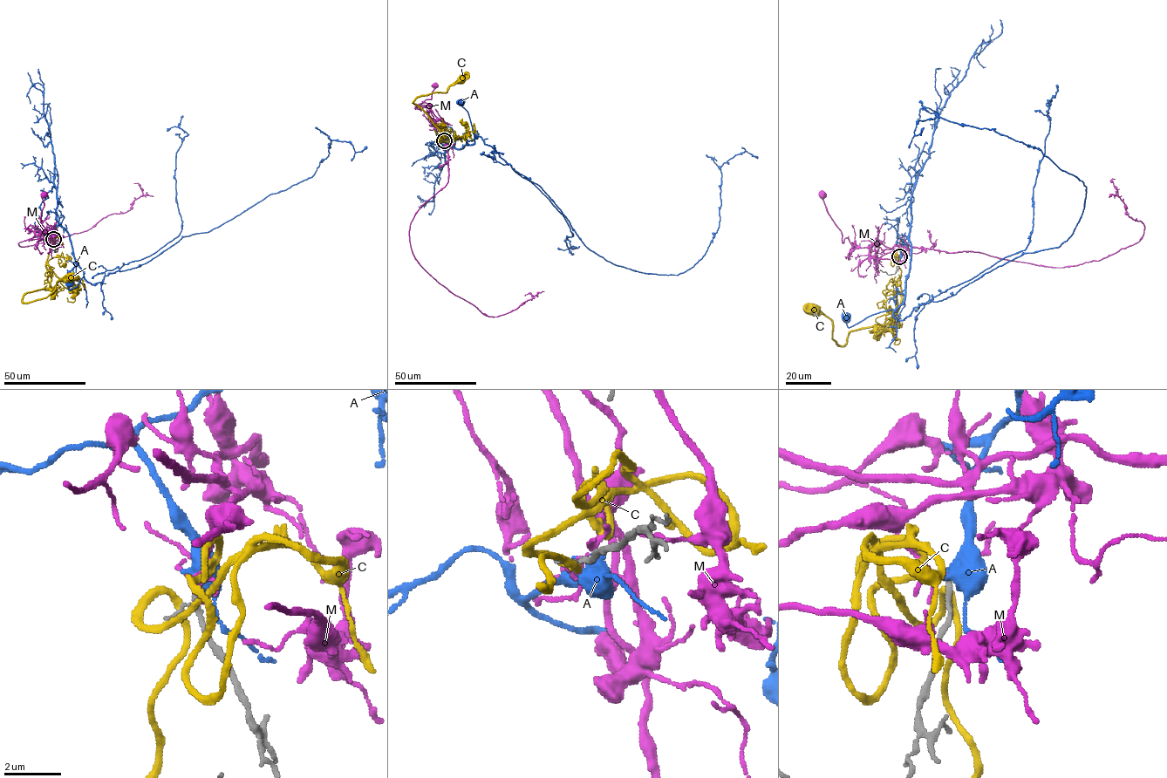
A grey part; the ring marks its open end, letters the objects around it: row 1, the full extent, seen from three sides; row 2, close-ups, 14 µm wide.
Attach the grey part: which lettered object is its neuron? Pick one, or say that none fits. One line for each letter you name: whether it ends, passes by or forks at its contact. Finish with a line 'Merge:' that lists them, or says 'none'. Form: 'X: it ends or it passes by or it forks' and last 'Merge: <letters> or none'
A: it ends
Merge: A

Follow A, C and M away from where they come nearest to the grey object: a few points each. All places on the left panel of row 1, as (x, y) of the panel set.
A: (52, 239), (50, 230), (60, 223), (69, 235), (74, 260), (84, 272), (75, 287), (68, 290), (69, 283)
C: (52, 241), (46, 263), (51, 276), (49, 287), (27, 292), (23, 301), (46, 297), (59, 281), (71, 278)
M: (52, 239), (55, 235), (49, 229), (39, 233), (27, 228), (31, 225), (34, 228), (39, 222), (44, 195)

